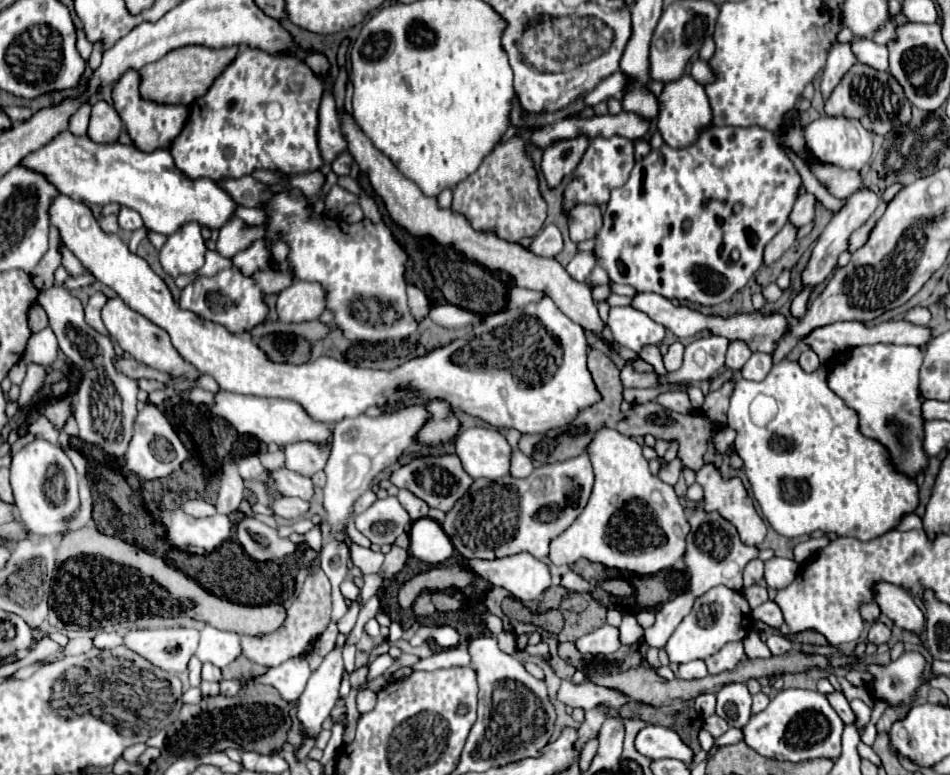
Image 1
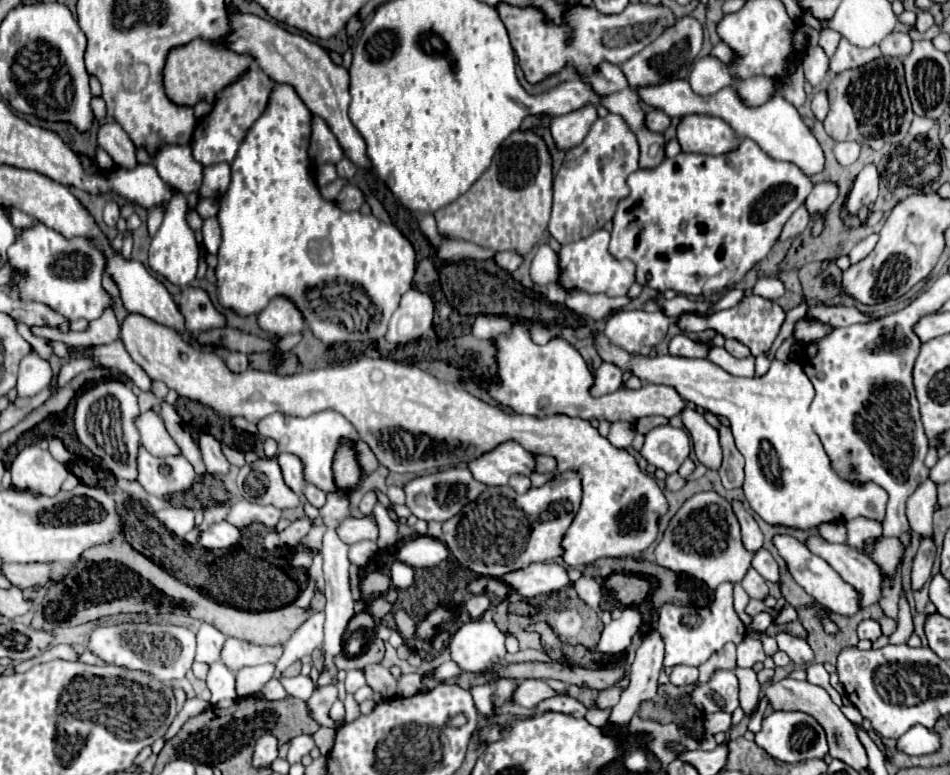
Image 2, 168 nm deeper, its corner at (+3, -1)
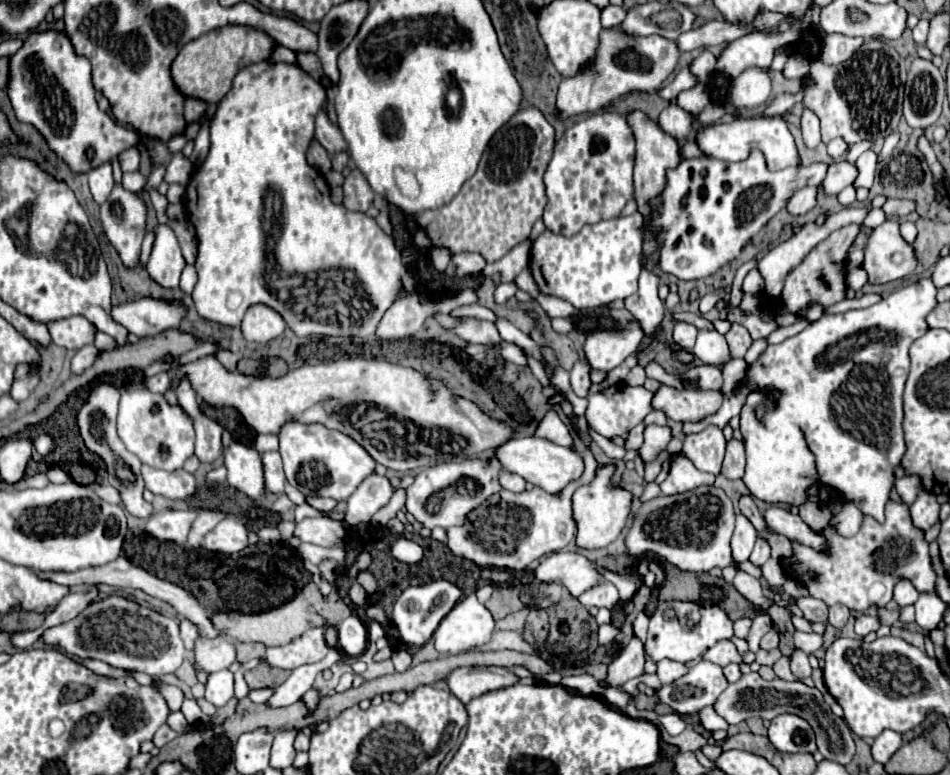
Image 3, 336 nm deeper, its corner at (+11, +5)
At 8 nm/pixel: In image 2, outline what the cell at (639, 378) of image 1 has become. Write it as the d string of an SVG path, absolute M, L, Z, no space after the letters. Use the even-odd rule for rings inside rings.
M604 362L604 364L598 366L598 370L596 370L592 392L596 392L598 396L602 396L602 394L610 394L610 392L616 392L618 386L622 384L622 376L624 376L624 372L622 372L620 368L616 368L614 364Z

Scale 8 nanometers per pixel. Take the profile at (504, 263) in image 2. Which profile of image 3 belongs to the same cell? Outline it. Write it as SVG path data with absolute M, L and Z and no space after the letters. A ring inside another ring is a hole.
M462 252L462 254L454 254L446 266L446 274L448 276L468 276L468 274L476 274L486 266L484 258L480 258L480 254L474 252Z

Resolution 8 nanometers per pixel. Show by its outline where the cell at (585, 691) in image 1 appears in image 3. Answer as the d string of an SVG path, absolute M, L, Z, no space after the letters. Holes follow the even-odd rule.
M466 666L466 668L456 668L446 676L450 692L462 704L468 704L472 698L488 690L498 690L504 686L512 686L516 682L518 676L500 666Z

